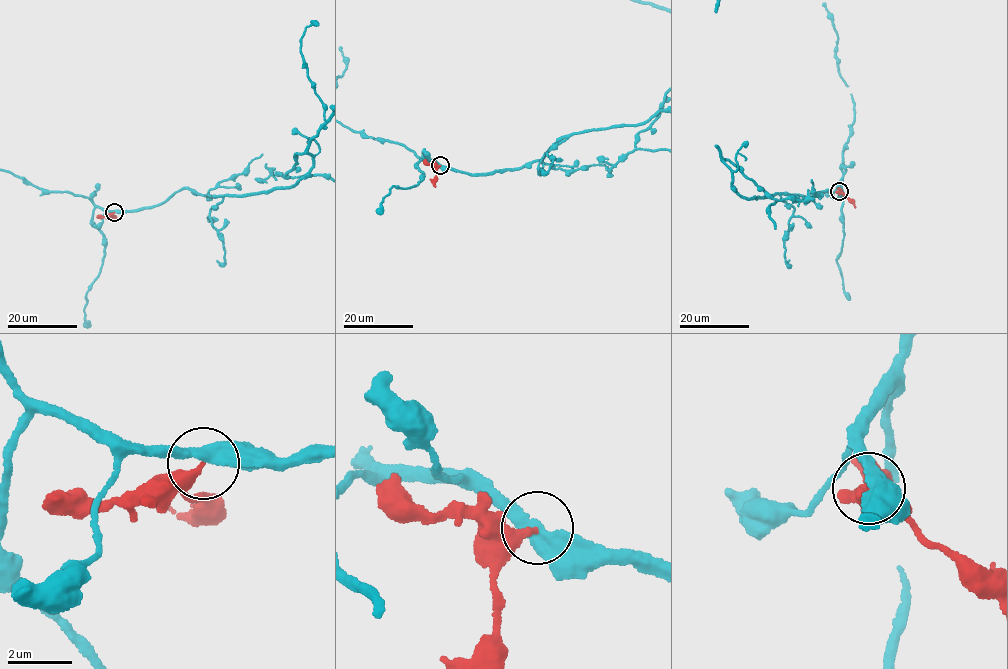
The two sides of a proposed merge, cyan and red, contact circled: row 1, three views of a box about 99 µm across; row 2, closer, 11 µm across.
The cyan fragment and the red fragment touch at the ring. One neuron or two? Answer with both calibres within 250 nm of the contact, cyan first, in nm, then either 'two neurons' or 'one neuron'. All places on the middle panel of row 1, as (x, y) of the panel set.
440/280 nm | two neurons

